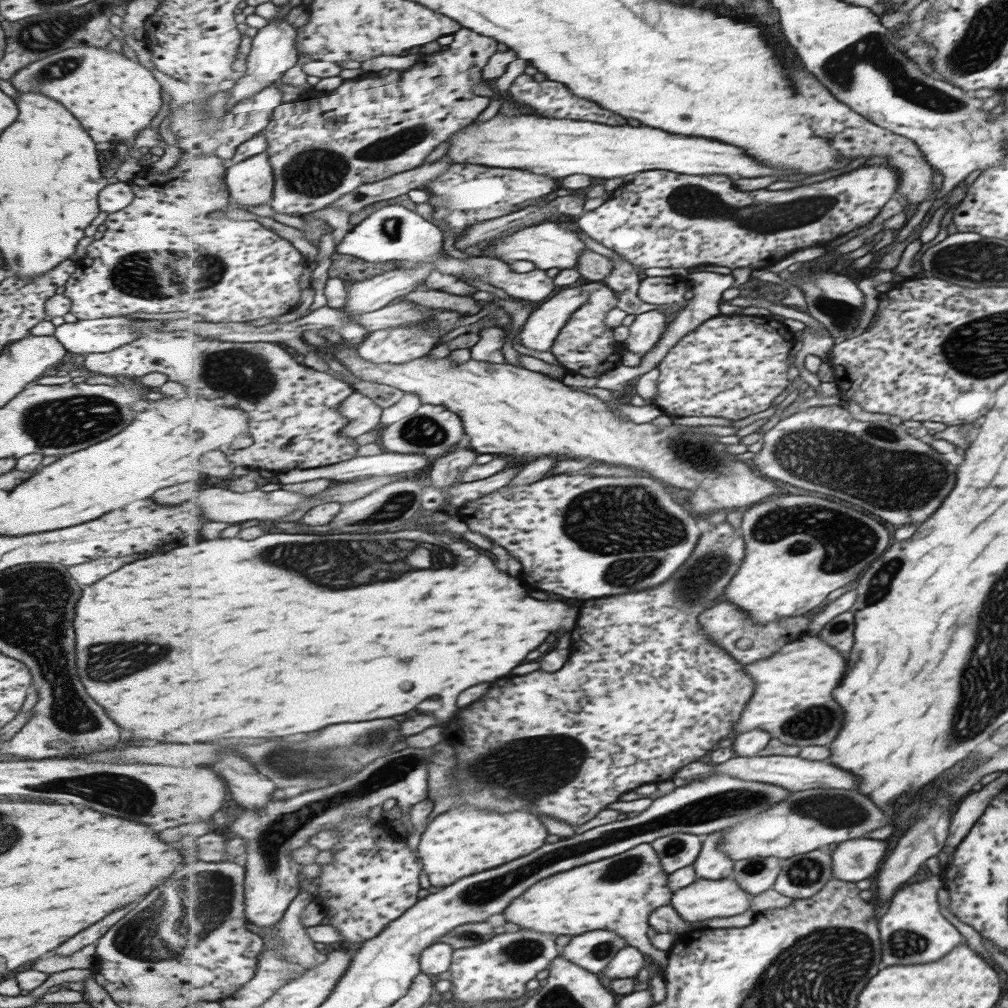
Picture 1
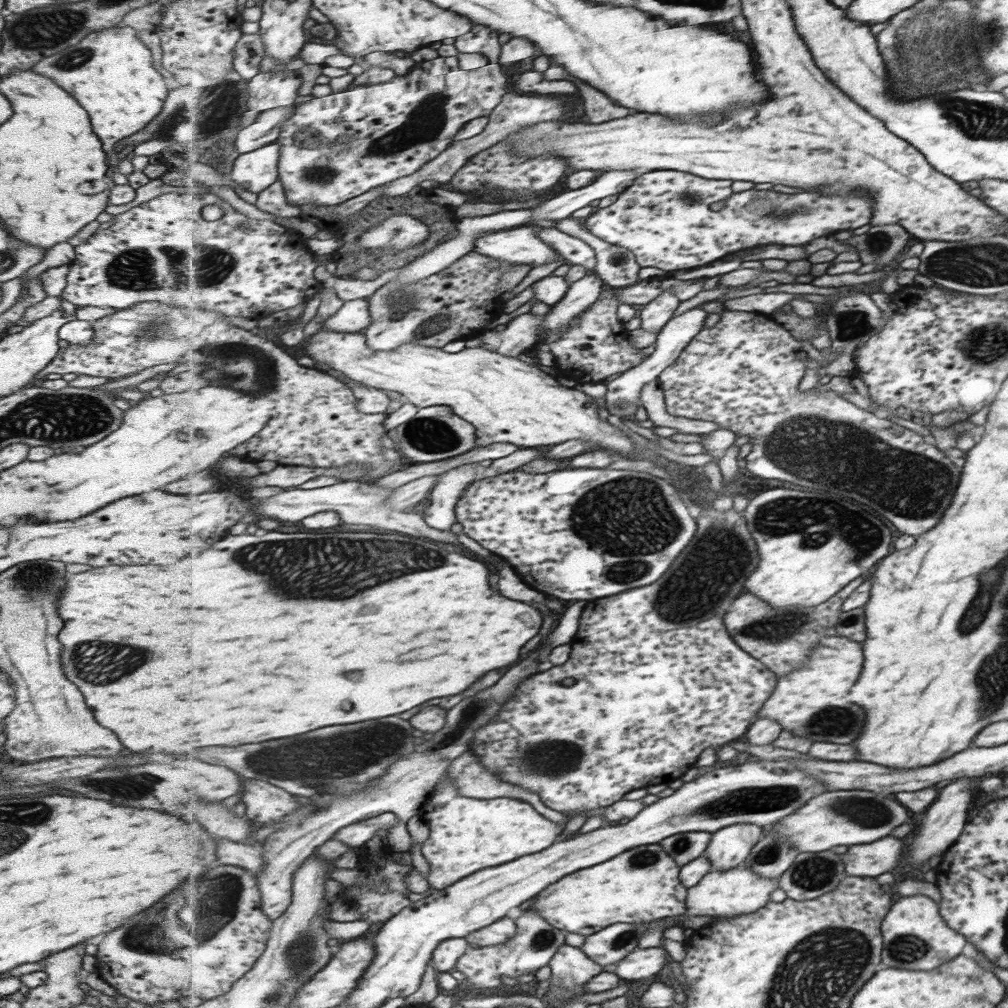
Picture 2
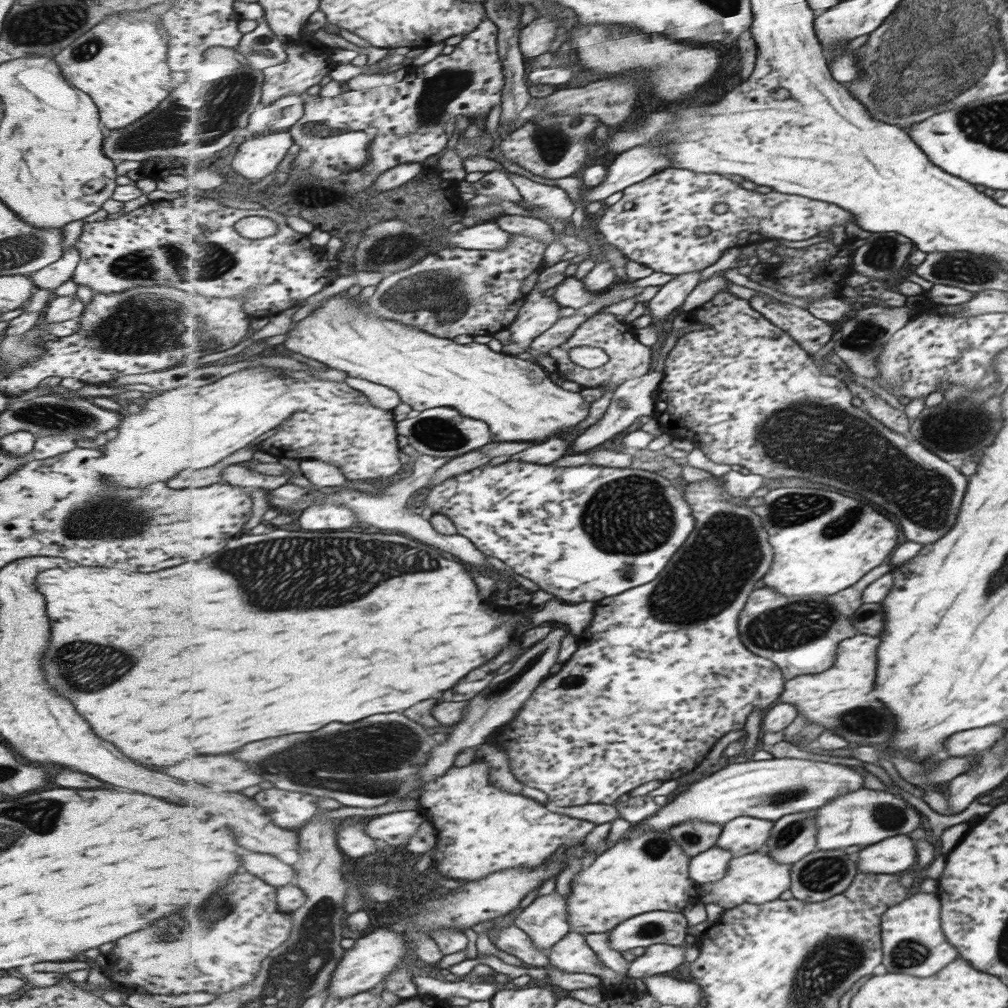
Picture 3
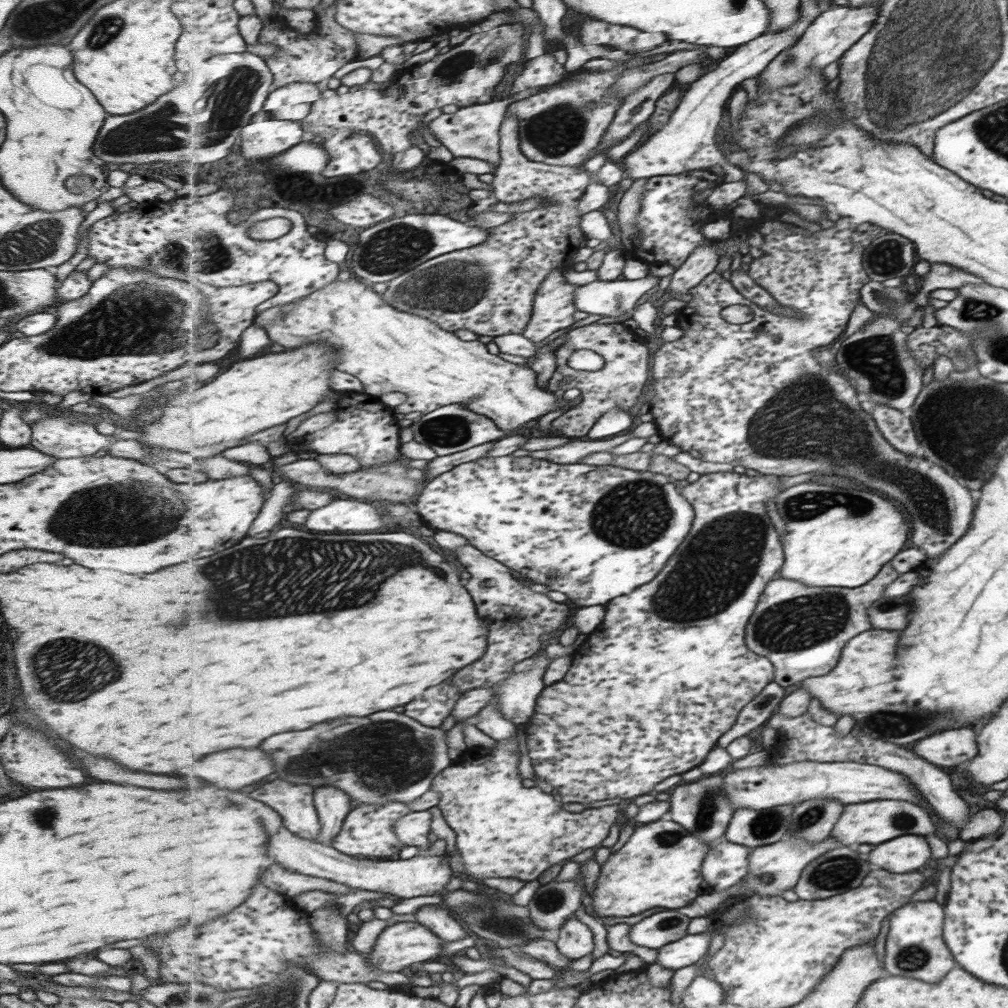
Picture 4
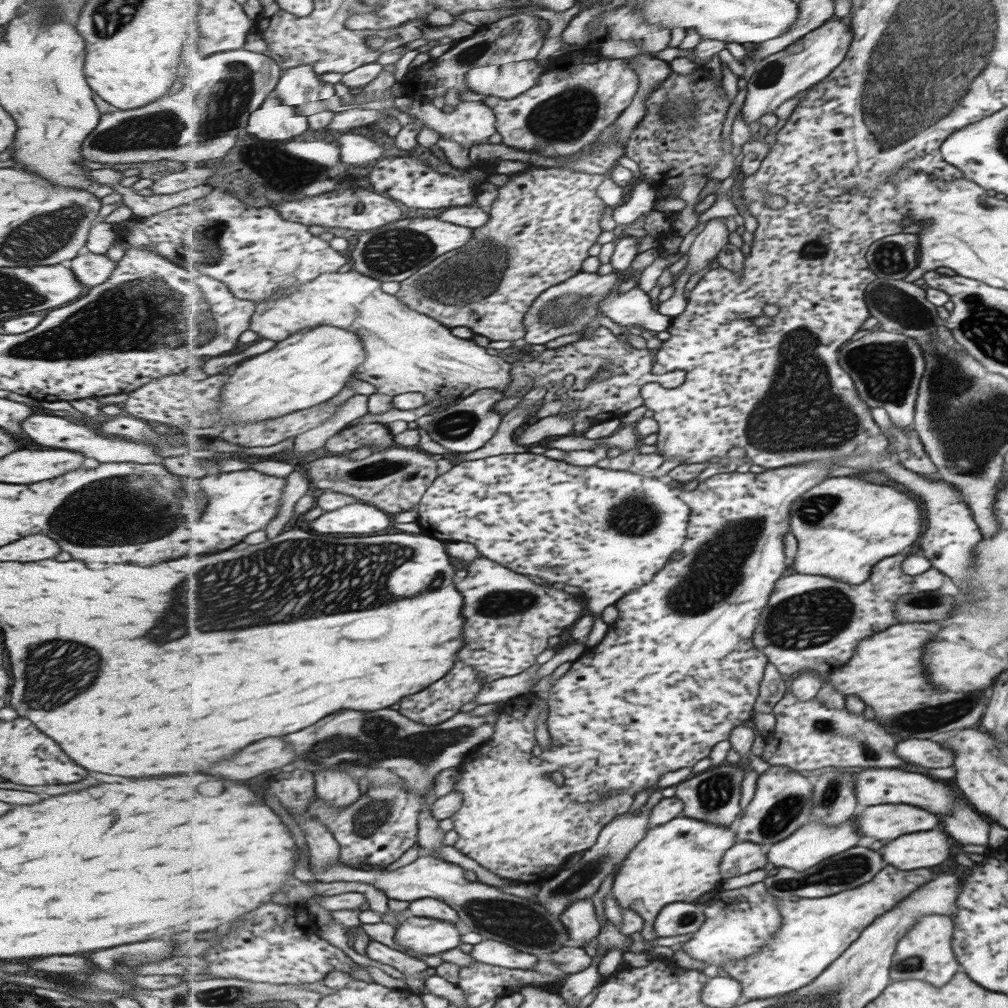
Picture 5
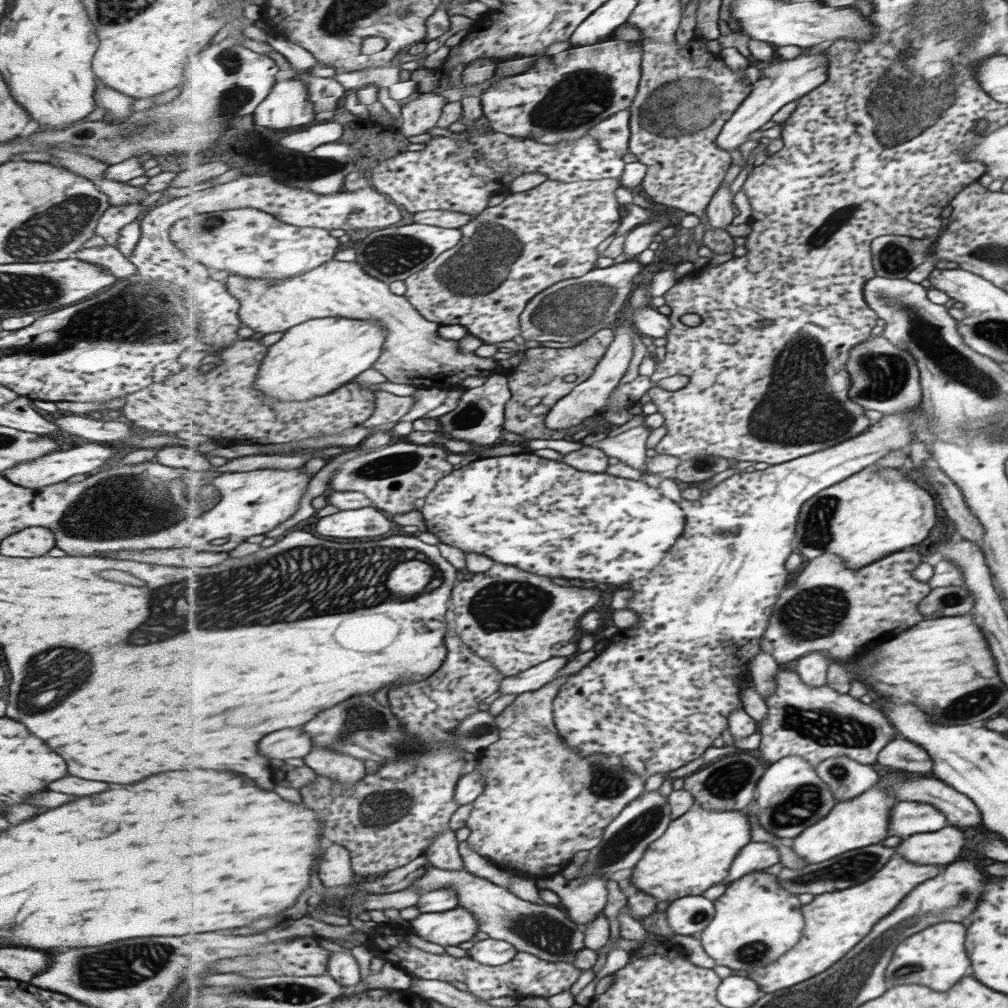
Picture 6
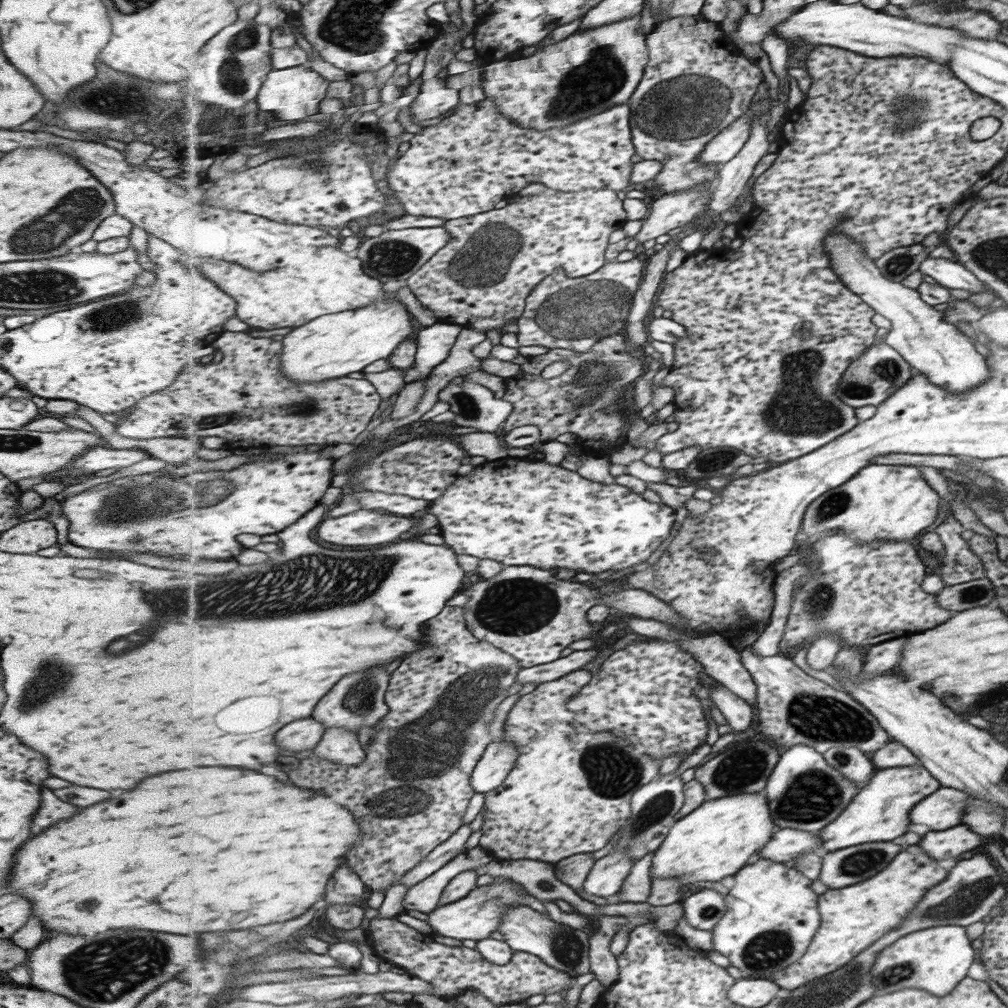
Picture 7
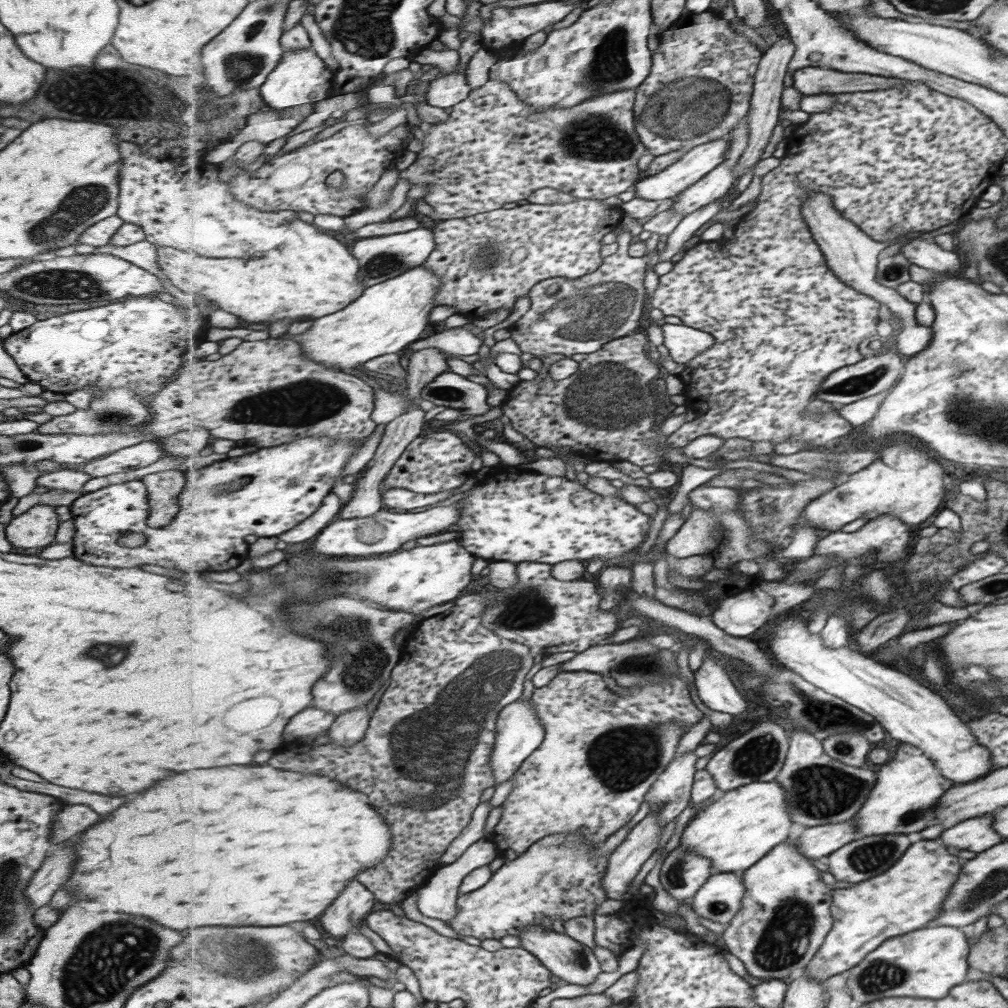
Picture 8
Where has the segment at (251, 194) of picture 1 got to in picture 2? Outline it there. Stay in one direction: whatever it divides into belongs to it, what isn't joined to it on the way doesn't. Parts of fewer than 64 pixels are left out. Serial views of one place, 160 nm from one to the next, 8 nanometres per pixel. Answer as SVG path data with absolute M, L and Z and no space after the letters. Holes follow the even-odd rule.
M277 140L257 150L239 154L232 164L229 181L258 195L280 178L278 164L282 144Z

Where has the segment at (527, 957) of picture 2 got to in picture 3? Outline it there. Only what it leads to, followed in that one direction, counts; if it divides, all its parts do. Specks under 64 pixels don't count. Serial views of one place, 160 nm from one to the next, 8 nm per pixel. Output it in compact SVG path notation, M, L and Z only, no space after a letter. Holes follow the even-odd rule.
M555 889L521 909L514 924L533 939L536 949L549 952L571 930L568 912L567 897Z

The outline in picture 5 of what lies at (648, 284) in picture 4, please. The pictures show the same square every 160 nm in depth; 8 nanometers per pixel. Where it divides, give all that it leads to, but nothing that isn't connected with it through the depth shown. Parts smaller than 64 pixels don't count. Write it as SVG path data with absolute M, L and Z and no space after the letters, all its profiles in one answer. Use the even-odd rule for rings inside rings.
M633 288L619 294L617 289L603 301L602 311L612 321L623 326L636 326L657 332L665 332L672 325L672 316L661 314L647 292Z

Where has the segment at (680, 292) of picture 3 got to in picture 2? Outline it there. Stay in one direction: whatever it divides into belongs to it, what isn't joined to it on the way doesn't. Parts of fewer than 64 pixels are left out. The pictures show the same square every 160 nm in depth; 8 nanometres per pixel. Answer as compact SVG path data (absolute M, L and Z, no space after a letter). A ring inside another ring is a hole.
M665 292L657 300L646 304L638 309L642 320L642 328L651 332L657 332L675 317L675 310L679 308L681 300L671 292Z

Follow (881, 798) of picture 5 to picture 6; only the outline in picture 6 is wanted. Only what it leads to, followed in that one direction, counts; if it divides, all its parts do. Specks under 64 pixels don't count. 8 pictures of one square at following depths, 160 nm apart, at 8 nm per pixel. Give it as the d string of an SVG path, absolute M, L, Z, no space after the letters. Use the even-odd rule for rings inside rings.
M907 780L903 784L895 784L895 788L891 788L891 794L899 796L899 800L923 800L927 804L935 804L939 812L947 812L947 820L951 820L953 826L973 828L981 824L979 810L969 802L969 798L955 792L941 780Z

